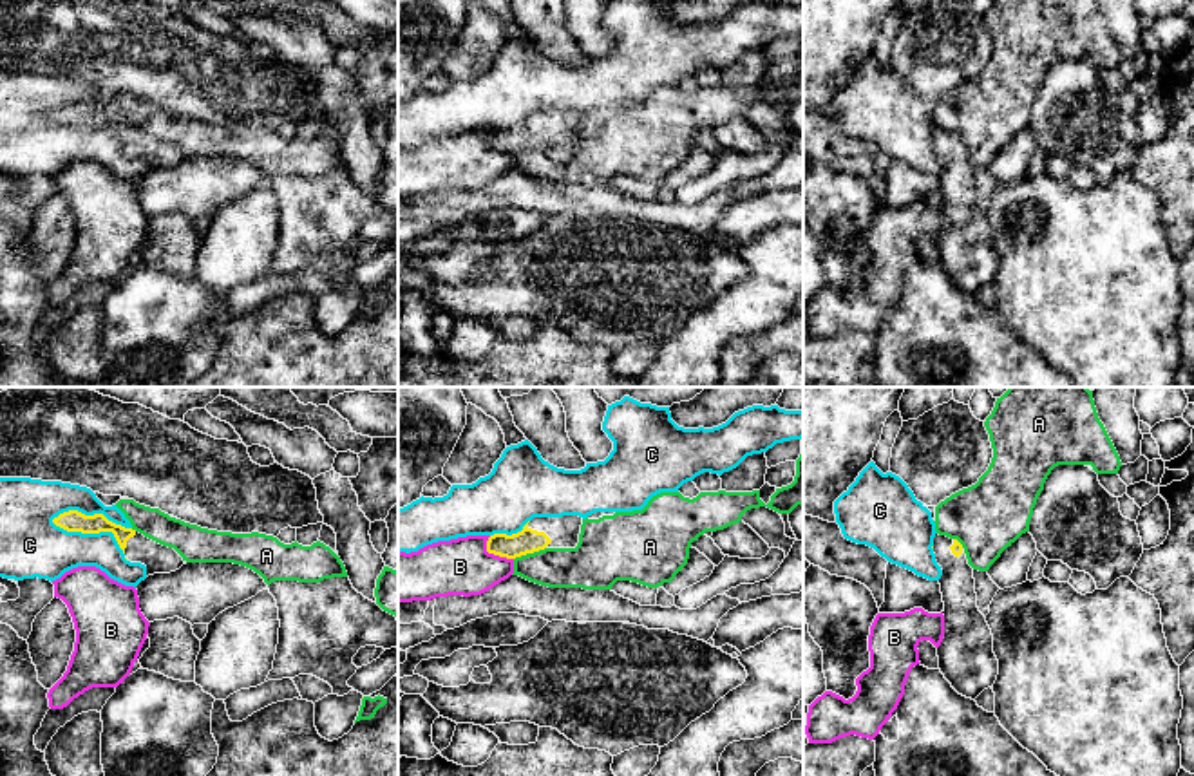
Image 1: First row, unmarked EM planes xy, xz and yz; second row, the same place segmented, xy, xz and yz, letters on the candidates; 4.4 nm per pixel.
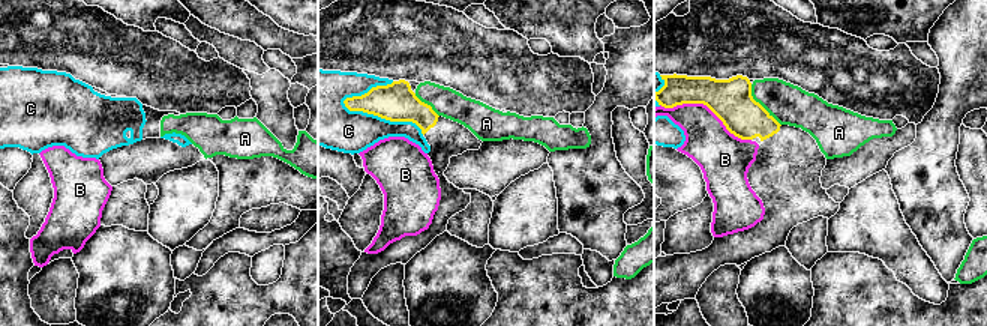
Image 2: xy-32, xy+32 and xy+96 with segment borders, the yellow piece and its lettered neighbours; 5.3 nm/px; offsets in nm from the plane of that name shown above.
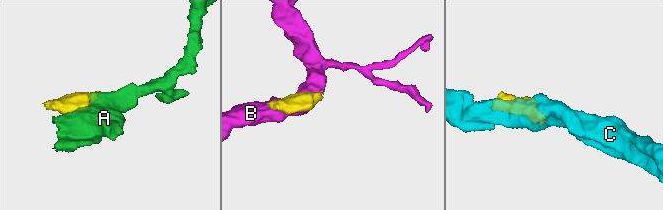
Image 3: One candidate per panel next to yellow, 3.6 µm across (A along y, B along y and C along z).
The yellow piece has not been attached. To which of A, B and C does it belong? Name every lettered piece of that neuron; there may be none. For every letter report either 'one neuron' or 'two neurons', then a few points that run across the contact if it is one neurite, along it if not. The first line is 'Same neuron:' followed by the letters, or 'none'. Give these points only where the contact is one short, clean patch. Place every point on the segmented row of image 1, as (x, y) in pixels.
Same neuron: none
A: two neurons
B: two neurons
C: two neurons

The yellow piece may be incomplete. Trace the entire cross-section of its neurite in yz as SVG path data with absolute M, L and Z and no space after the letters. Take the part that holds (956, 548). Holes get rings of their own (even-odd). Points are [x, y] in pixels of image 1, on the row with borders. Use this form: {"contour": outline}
{"contour": "M935 534L933 554L943 570L939 584L944 602L939 669L959 695L975 700L984 689L993 687L999 675L993 635L977 608L973 568L962 544Z"}

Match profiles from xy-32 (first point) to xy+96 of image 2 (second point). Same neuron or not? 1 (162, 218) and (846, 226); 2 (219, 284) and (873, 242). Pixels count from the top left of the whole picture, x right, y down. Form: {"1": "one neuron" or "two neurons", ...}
{"1": "one neuron", "2": "two neurons"}

